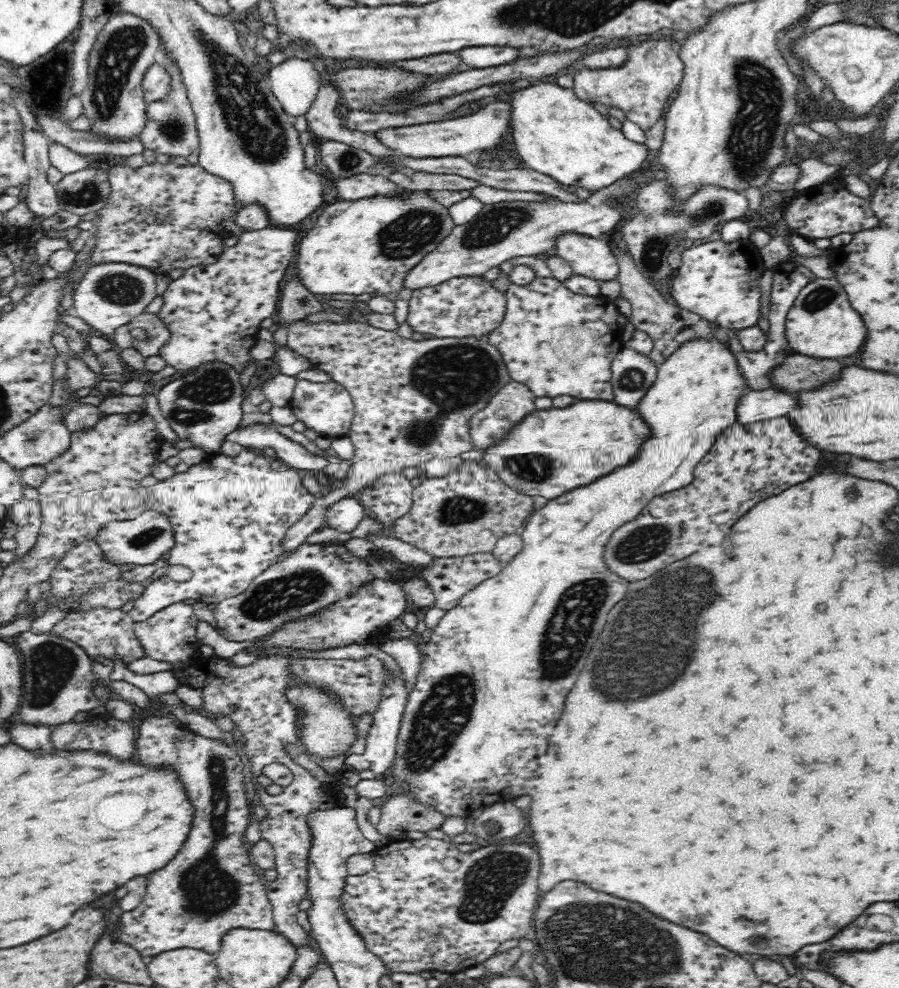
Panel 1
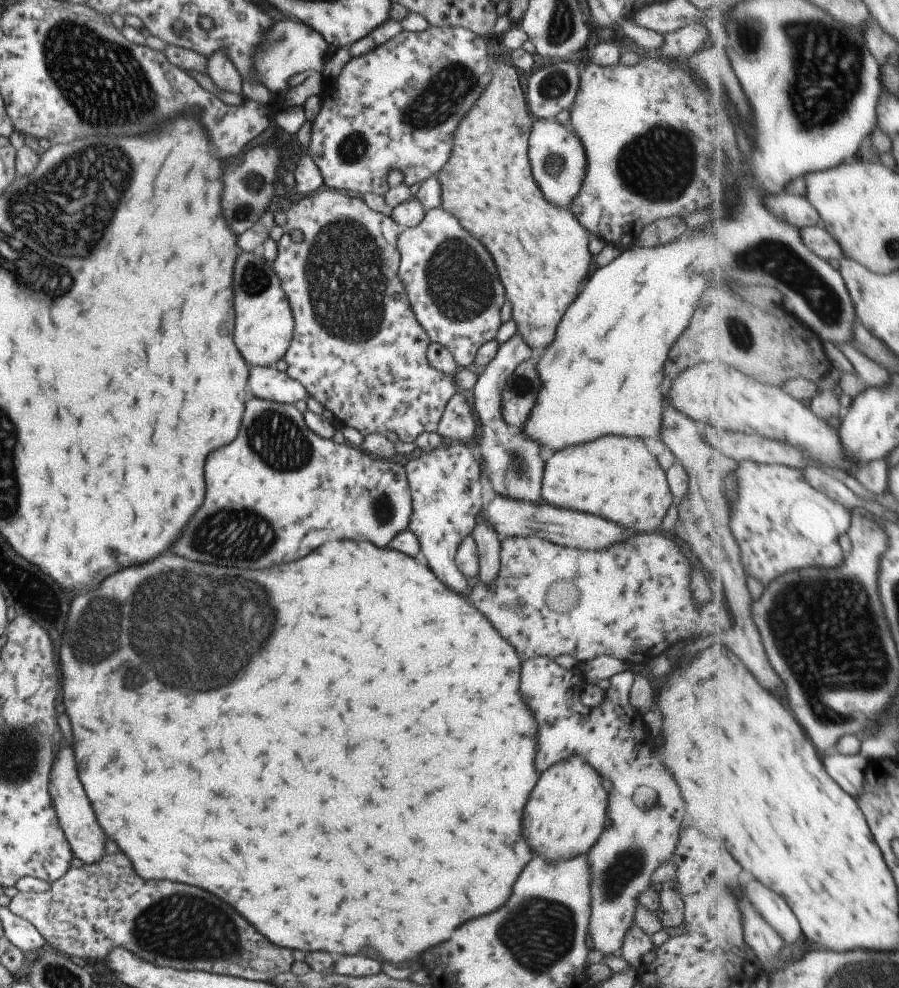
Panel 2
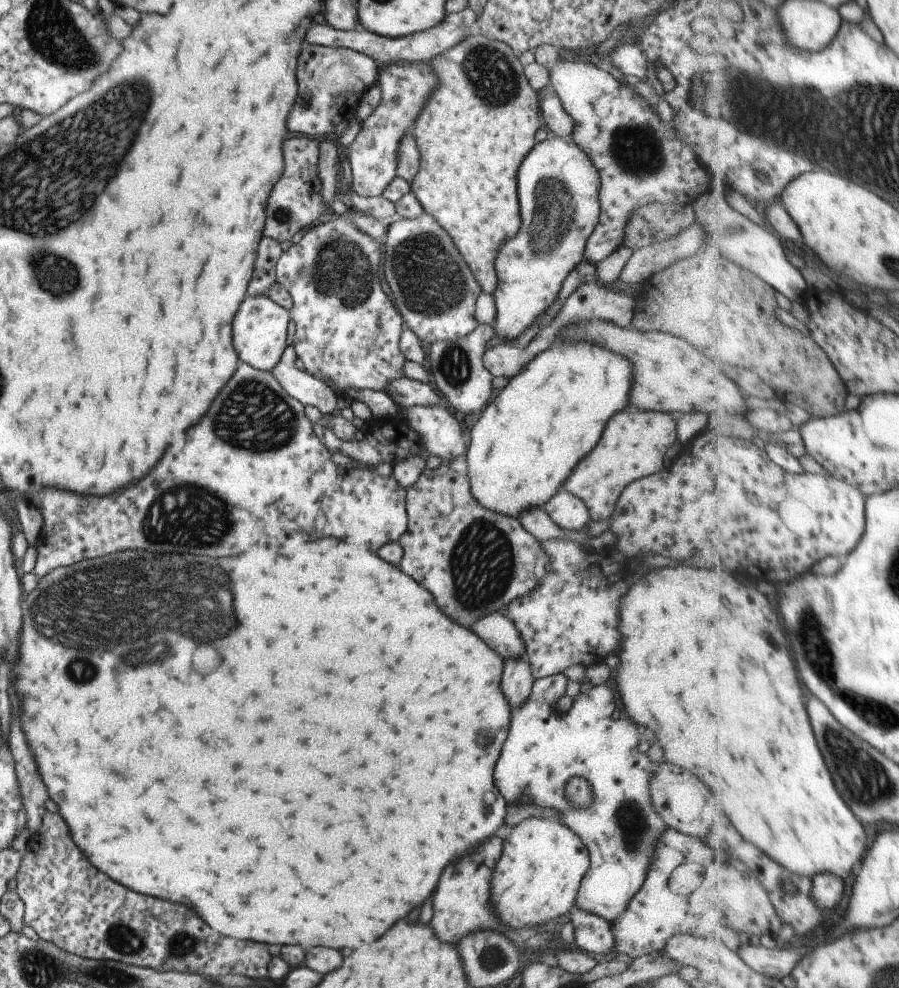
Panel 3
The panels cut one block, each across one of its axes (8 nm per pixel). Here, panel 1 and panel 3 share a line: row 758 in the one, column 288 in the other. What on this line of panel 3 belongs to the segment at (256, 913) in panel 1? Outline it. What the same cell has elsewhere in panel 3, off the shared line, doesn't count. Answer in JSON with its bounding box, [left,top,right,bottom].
[264,136,330,242]

